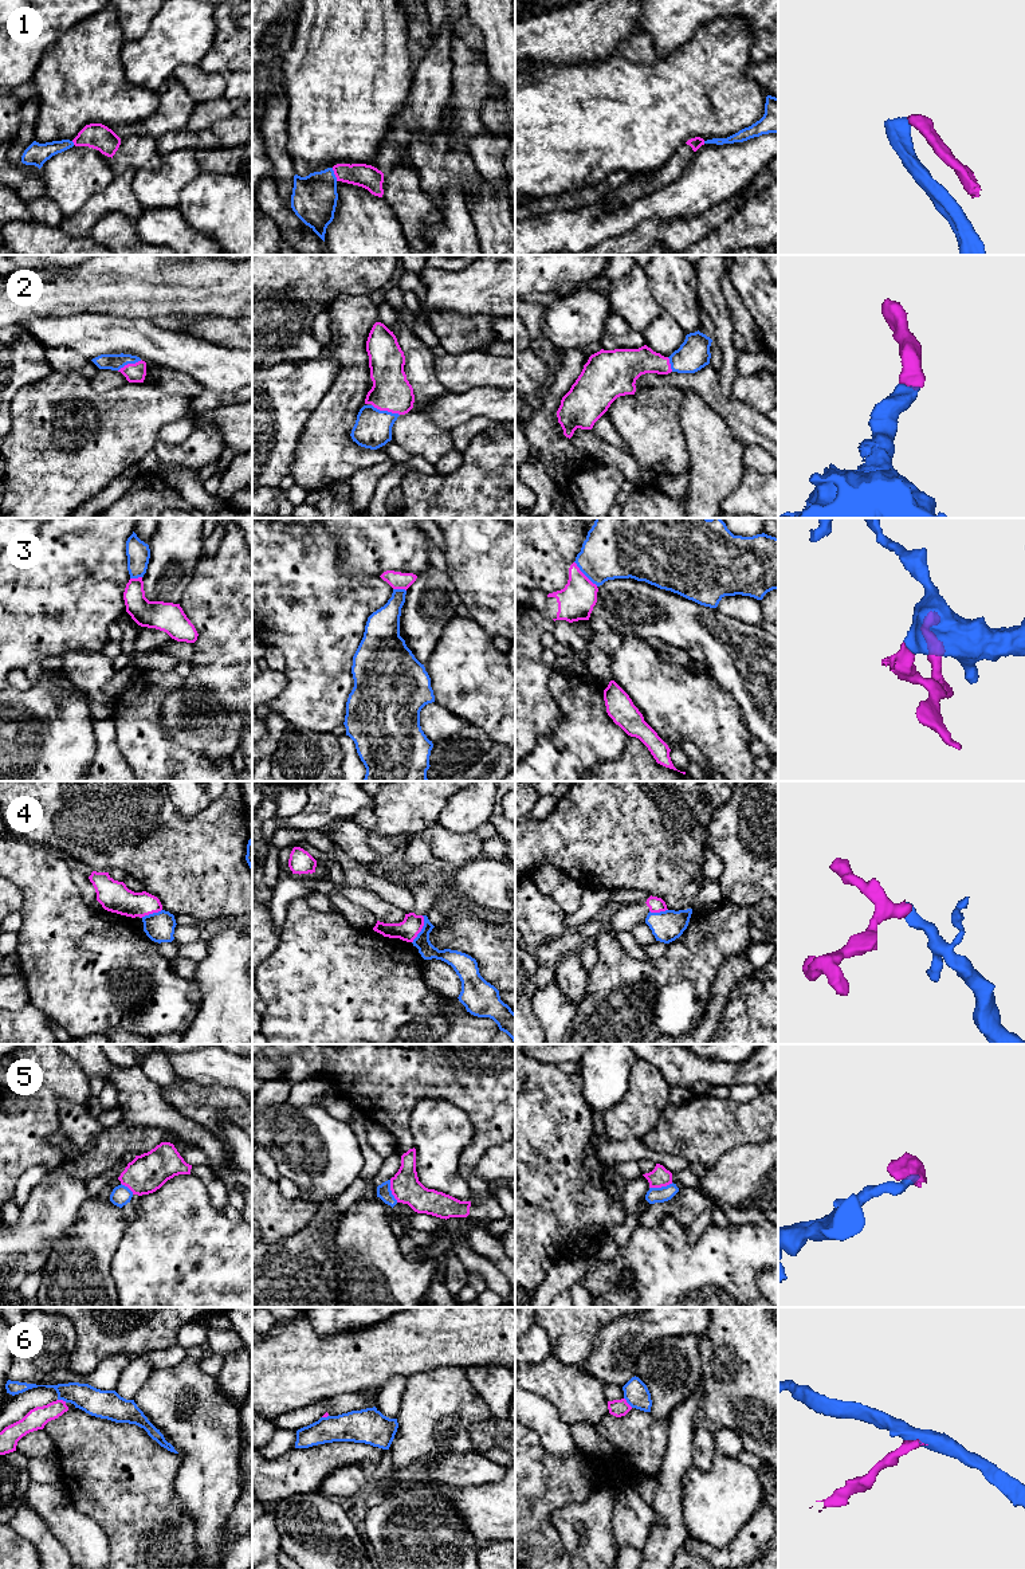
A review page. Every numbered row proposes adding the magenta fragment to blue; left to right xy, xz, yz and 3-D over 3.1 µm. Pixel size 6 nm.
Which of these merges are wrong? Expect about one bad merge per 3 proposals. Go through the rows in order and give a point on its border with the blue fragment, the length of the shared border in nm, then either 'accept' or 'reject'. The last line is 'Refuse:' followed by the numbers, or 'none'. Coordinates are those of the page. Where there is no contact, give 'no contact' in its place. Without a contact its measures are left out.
1: xz (334, 175) | 90 nm | reject
2: xz (385, 411) | 180 nm | accept
3: yz (585, 575) | 200 nm | accept
4: xz (421, 929) | 180 nm | reject
5: yz (662, 1187) | 150 nm | reject
6: yz (628, 1403) | 80 nm | reject
Refuse: 1, 4, 5, 6

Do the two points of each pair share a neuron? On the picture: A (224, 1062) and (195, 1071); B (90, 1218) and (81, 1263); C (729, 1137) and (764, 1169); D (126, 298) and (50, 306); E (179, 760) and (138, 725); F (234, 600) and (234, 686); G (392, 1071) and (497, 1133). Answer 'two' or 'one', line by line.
A: one
B: one
C: two
D: one
E: one
F: one
G: one

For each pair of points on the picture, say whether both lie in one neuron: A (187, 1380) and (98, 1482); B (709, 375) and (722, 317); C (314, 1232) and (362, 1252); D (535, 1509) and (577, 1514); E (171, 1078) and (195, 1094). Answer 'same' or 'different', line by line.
A: different
B: different
C: different
D: different
E: different

